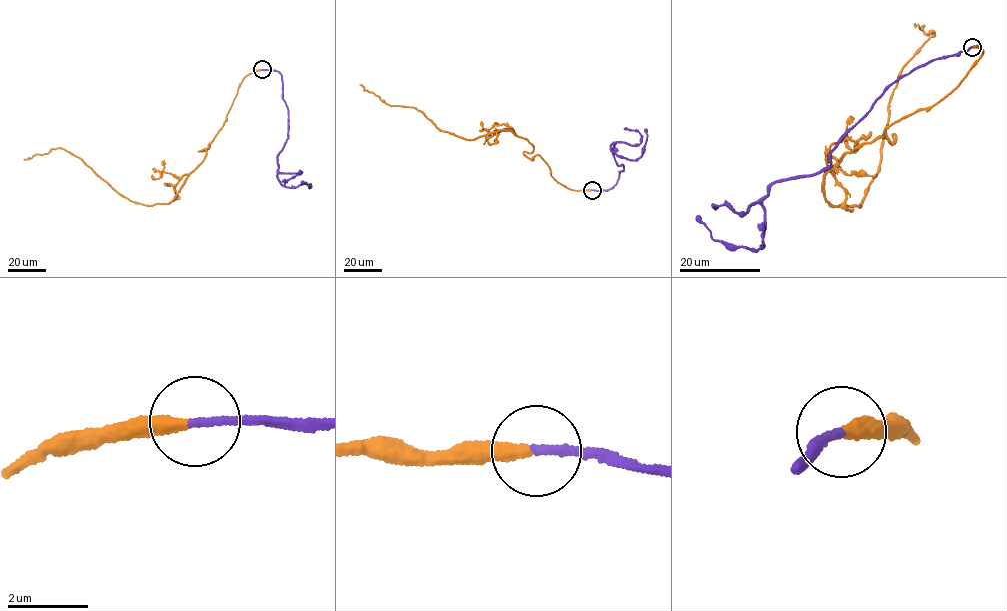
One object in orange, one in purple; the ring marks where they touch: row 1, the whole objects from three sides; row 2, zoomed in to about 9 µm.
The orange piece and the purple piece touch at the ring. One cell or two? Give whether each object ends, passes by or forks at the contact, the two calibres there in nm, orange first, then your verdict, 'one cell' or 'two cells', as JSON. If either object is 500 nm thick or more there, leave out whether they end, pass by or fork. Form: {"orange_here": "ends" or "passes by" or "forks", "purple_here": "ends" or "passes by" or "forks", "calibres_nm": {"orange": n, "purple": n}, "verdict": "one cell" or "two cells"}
{"orange_here": "ends", "purple_here": "ends", "calibres_nm": {"orange": 320, "purple": 200}, "verdict": "one cell"}

